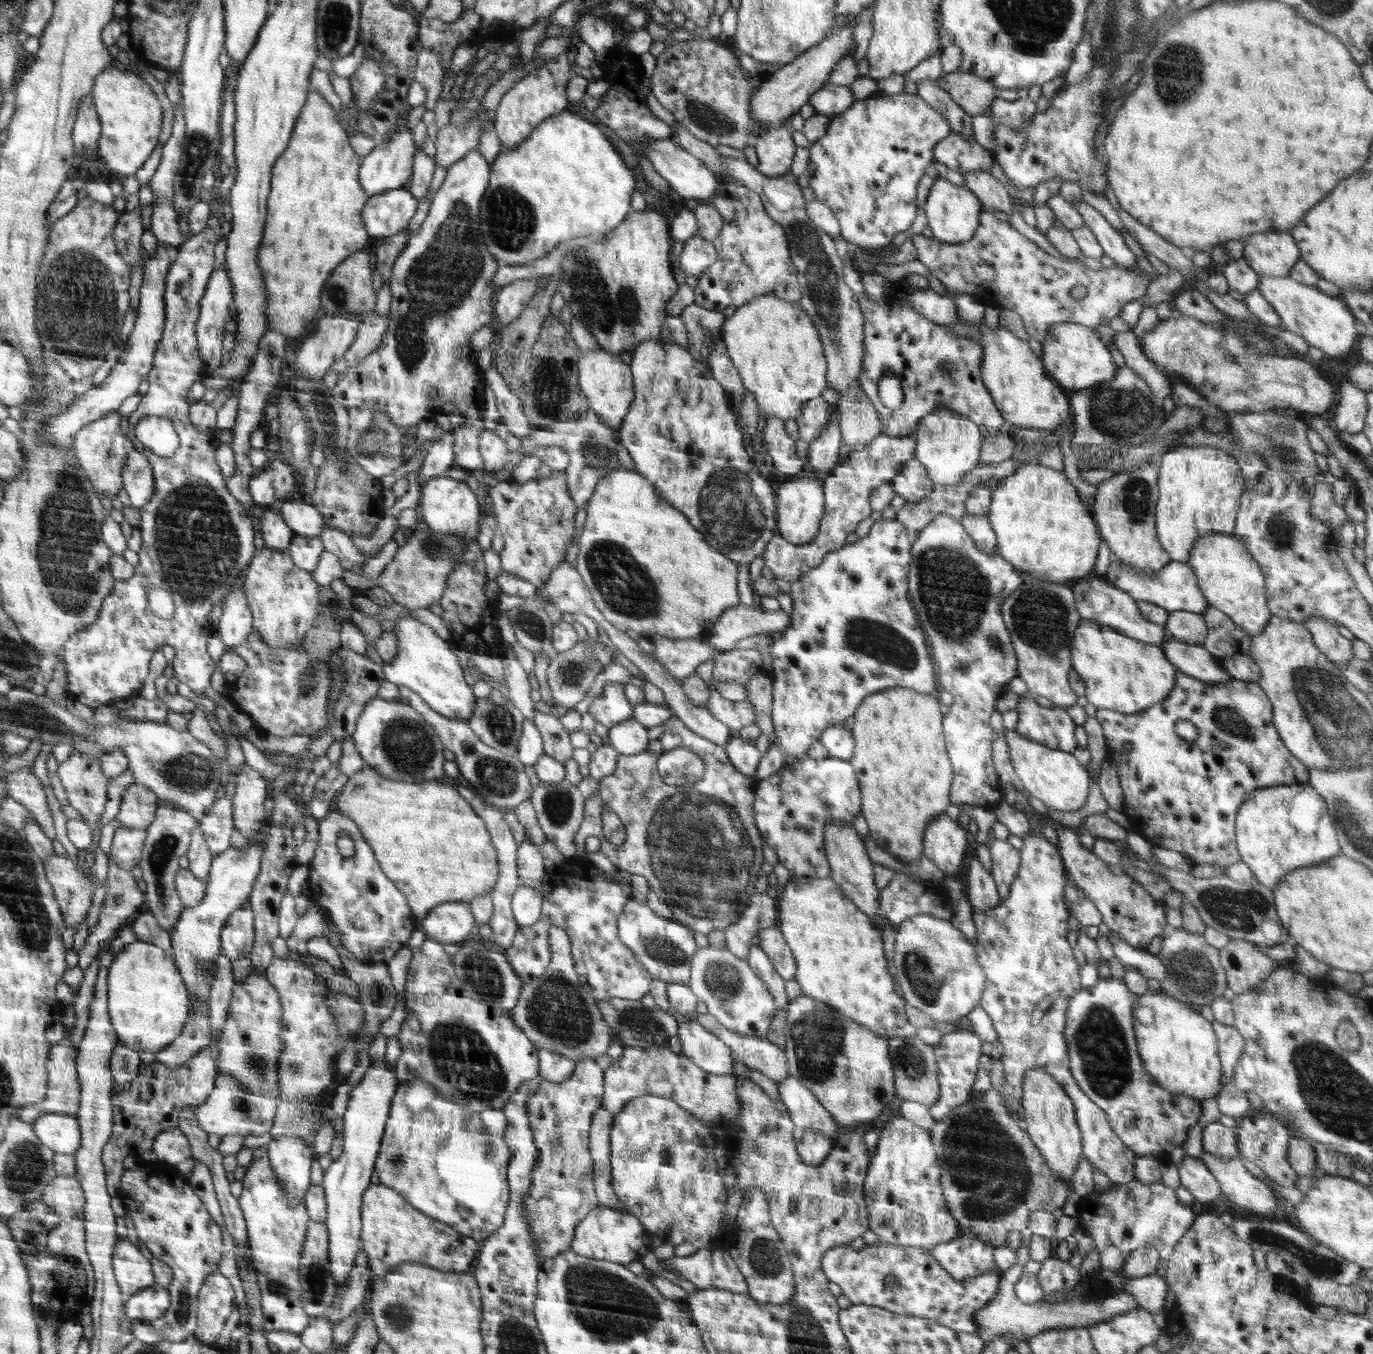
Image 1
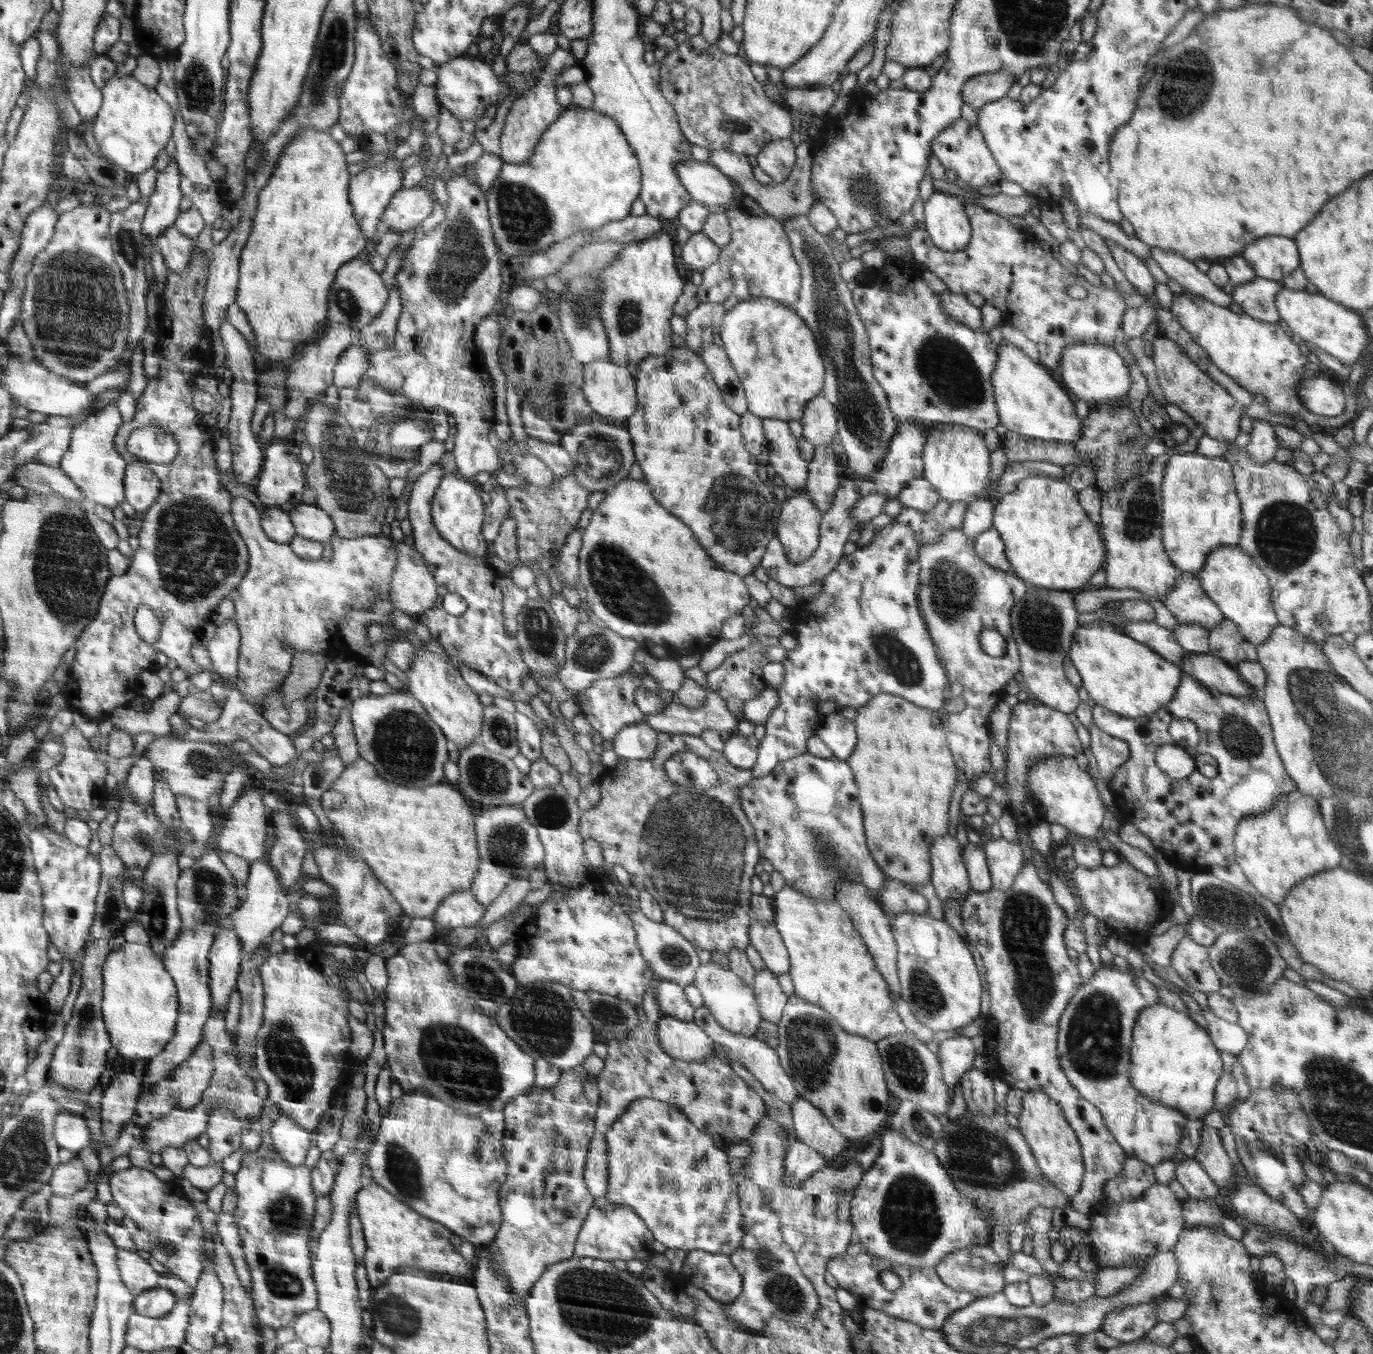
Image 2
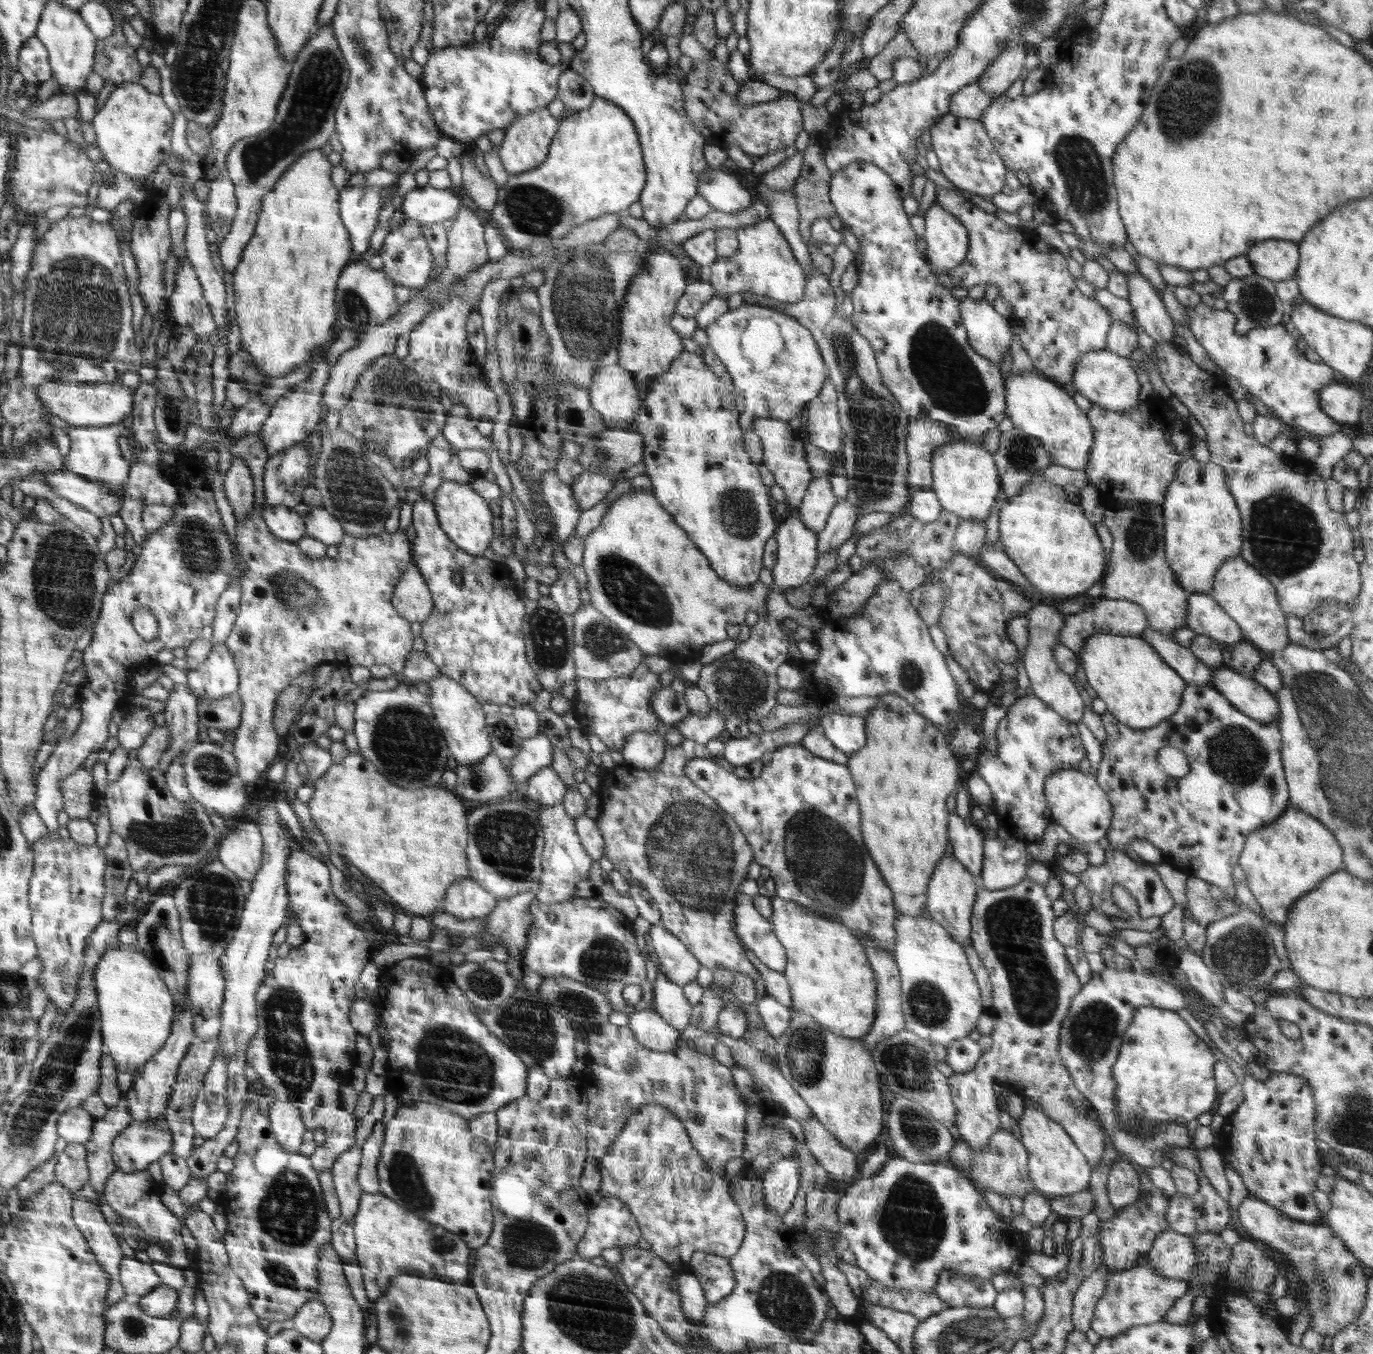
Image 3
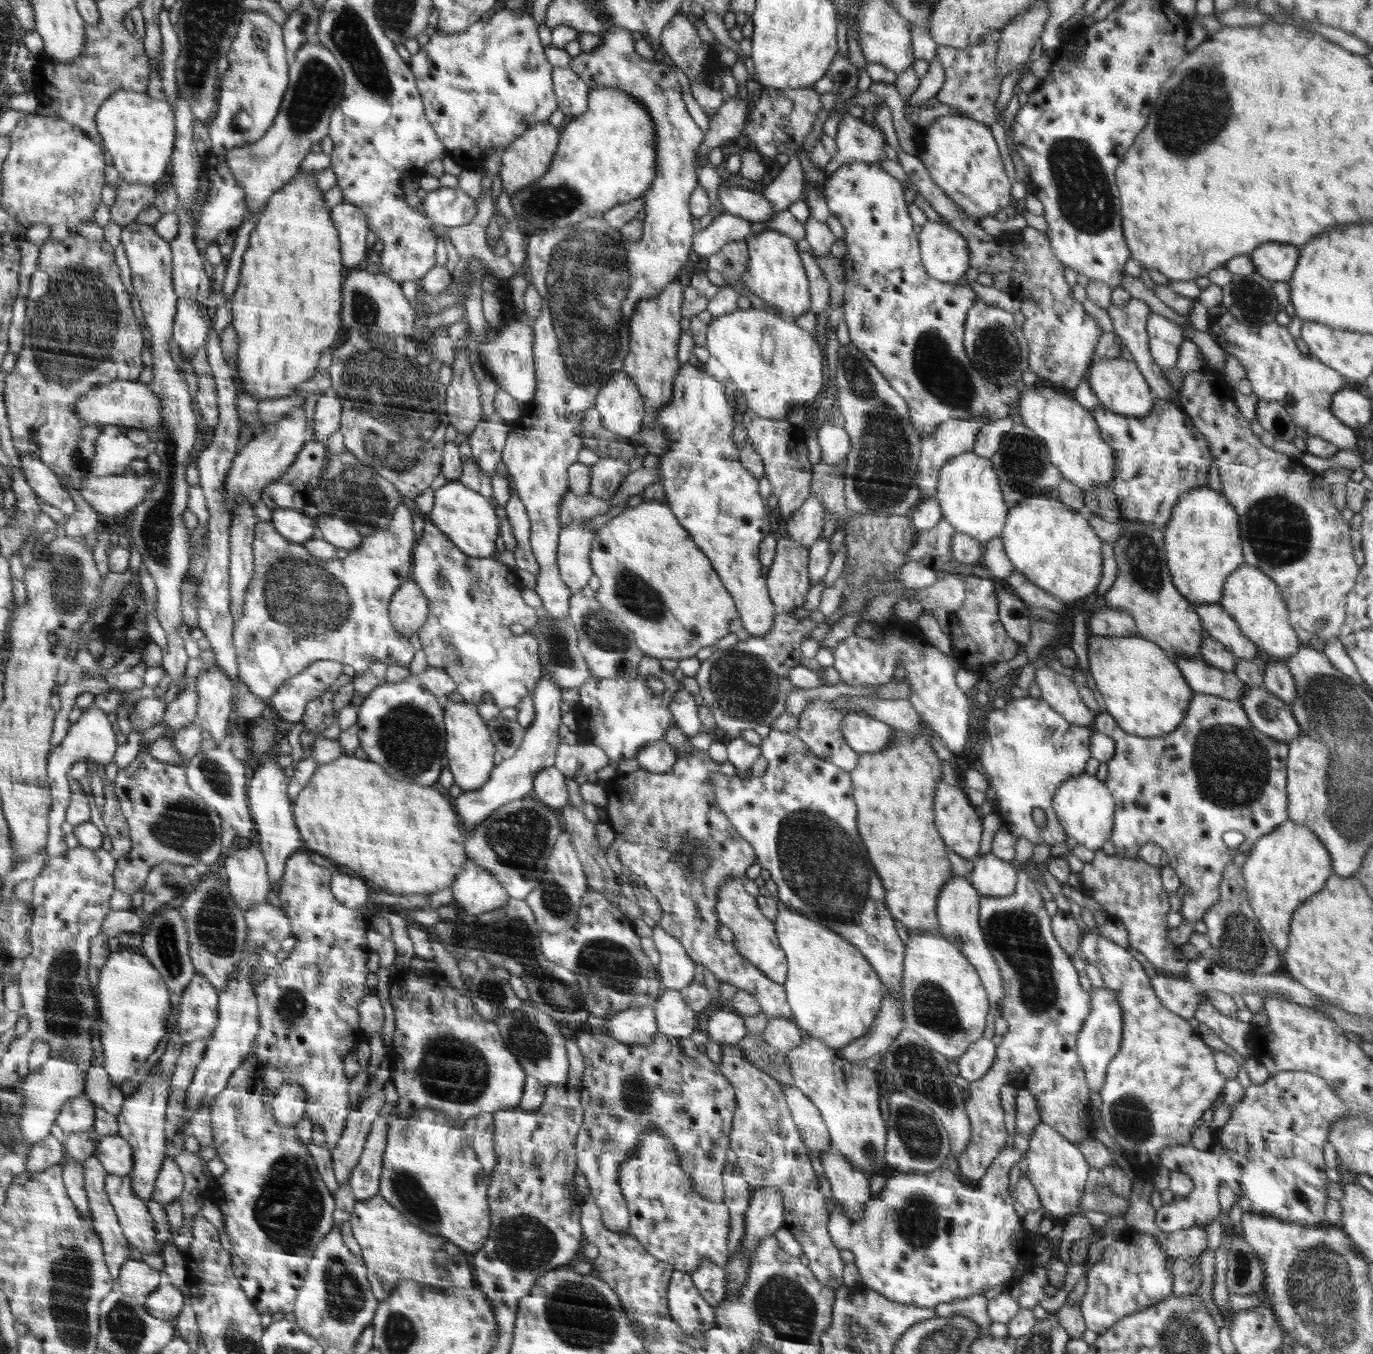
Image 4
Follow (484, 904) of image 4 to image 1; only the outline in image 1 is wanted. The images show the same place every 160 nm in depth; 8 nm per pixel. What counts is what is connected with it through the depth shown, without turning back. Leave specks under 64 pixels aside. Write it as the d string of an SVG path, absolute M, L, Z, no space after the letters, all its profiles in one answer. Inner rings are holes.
M445 902L435 906L421 924L428 938L460 945L470 938L475 915L467 902Z

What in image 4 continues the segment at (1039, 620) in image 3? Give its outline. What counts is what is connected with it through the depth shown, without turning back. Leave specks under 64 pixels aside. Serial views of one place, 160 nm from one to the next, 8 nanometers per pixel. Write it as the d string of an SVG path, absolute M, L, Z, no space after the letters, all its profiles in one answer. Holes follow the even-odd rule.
M1051 668L1035 670L1036 684L1040 686L1041 699L1045 700L1066 722L1078 726L1090 726L1096 715L1082 700L1074 681Z

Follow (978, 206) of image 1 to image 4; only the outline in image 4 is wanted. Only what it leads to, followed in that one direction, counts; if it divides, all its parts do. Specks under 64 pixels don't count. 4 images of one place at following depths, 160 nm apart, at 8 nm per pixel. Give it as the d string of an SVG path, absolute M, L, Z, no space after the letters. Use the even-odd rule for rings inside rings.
M928 221L917 234L922 266L928 276L955 283L969 268L969 246L956 230Z

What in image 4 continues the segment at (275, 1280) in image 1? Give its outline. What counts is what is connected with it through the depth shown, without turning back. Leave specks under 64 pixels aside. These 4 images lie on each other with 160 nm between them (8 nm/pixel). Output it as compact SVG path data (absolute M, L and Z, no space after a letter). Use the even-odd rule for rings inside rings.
M238 1068L228 1081L227 1088L215 1098L214 1106L212 1106L213 1141L211 1142L211 1146L216 1148L220 1160L226 1164L227 1169L224 1174L214 1181L216 1194L214 1194L212 1201L216 1203L216 1206L220 1208L223 1214L224 1228L231 1242L232 1250L230 1254L232 1254L232 1266L236 1266L236 1274L240 1274L240 1278L244 1278L244 1290L247 1293L247 1297L252 1298L252 1302L256 1302L256 1306L260 1306L260 1314L272 1315L274 1312L287 1313L295 1310L294 1300L296 1300L298 1289L304 1282L308 1261L312 1260L312 1254L314 1254L317 1244L334 1228L336 1199L335 1194L327 1189L327 1185L319 1173L315 1159L308 1154L308 1148L298 1138L296 1127L281 1127L272 1114L271 1104L264 1104L262 1102L263 1094L264 1082L262 1082L262 1074L260 1072L248 1072L244 1068Z

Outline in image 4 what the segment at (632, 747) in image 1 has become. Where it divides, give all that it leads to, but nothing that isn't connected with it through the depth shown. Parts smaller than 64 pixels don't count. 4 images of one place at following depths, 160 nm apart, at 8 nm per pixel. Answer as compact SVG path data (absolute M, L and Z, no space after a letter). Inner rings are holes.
M655 740L645 744L635 759L643 772L664 775L672 771L677 751L671 747L669 740Z

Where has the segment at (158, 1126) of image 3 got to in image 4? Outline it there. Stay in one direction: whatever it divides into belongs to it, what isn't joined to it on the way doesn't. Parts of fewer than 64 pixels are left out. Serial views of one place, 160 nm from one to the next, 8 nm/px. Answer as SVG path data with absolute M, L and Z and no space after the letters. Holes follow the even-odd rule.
M120 1134L101 1137L95 1148L95 1155L107 1174L126 1177L133 1170L134 1151L130 1142Z

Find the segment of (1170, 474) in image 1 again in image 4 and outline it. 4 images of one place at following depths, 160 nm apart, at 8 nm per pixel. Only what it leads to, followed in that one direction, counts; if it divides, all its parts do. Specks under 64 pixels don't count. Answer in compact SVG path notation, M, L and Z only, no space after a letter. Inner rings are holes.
M1207 486L1196 487L1184 493L1176 507L1172 509L1172 517L1164 529L1167 566L1174 586L1195 608L1200 604L1218 603L1222 598L1223 586L1228 575L1244 565L1238 522L1236 510L1228 505L1224 496Z

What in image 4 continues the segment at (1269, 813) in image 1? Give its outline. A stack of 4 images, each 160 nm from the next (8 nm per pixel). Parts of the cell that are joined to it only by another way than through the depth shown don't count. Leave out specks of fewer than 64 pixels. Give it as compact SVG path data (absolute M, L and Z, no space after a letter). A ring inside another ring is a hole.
M1292 820L1261 836L1252 846L1242 868L1249 905L1280 955L1285 953L1289 943L1293 912L1324 888L1328 877L1333 874L1332 869L1331 855L1323 842L1307 826Z

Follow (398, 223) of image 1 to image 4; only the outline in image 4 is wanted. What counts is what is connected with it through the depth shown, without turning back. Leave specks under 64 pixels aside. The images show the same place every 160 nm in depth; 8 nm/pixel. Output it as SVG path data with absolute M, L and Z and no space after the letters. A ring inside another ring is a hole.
M457 186L427 191L422 202L424 216L442 228L468 224L477 213L475 200Z

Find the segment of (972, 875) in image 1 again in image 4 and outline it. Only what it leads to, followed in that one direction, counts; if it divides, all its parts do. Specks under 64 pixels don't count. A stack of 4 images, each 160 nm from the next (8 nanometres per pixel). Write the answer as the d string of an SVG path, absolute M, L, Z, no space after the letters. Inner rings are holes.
M943 777L935 784L933 807L935 810L936 830L940 833L948 849L954 850L962 858L972 859L977 856L982 834L982 818L977 809L970 804L965 791L960 787L950 786Z

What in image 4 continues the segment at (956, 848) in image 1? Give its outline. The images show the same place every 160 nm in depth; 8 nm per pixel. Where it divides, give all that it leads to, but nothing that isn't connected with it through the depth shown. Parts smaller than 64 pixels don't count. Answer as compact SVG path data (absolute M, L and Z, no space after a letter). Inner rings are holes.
M951 873L951 877L945 882L937 898L937 919L940 933L972 963L979 975L983 988L986 989L989 1004L999 1009L1002 1001L1004 1001L1003 980L1000 978L1000 971L998 971L998 966L996 966L995 958L980 928L980 897L981 894L972 888L971 882L967 877Z

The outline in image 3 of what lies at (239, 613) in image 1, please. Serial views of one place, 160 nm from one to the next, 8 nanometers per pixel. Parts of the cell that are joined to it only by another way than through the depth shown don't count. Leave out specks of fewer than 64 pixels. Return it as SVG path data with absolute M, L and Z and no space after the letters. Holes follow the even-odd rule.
M225 643L212 645L206 660L186 673L187 685L197 694L197 700L218 700L239 687L238 669Z

